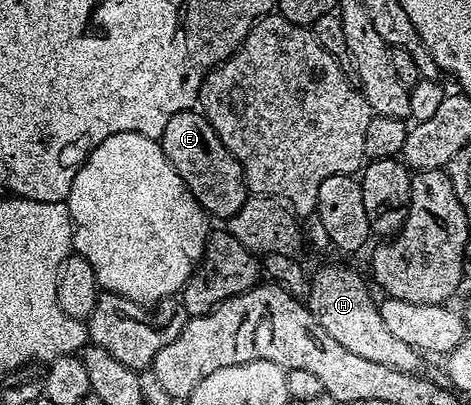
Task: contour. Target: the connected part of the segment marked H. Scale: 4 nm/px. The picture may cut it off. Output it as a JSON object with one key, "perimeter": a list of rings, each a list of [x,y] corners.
{"perimeter":[[[322,265],[309,278],[310,292],[308,308],[312,316],[348,351],[369,359],[371,363],[384,363],[396,371],[418,373],[418,350],[408,347],[408,343],[396,339],[388,326],[380,319],[380,311],[374,297],[370,294],[371,286],[354,269],[346,265]]]}

